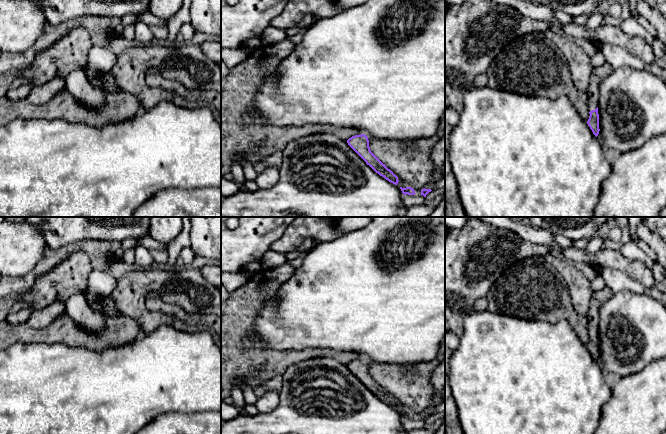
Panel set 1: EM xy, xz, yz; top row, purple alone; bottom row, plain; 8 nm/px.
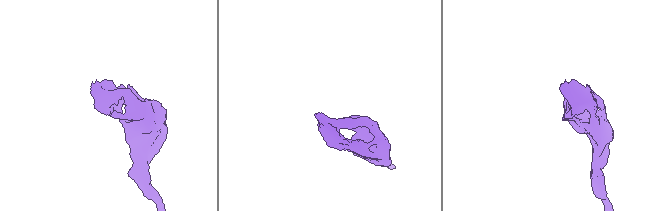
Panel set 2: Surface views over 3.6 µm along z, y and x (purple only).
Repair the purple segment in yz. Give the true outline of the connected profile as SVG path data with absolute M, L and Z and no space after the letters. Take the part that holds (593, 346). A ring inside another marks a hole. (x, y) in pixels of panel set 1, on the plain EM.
M609 286L599 291L594 291L590 299L590 307L587 313L588 331L589 331L589 343L587 345L588 350L592 354L593 358L597 361L599 358L599 338L598 338L598 327L599 327L599 309L602 304L607 301L613 294Z

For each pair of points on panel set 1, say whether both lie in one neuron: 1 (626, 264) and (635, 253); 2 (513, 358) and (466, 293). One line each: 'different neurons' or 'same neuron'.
1: different neurons
2: different neurons

